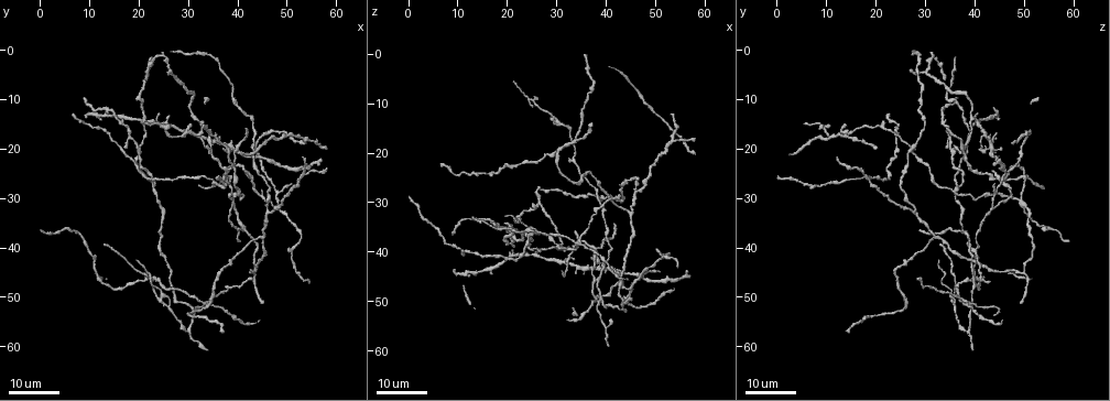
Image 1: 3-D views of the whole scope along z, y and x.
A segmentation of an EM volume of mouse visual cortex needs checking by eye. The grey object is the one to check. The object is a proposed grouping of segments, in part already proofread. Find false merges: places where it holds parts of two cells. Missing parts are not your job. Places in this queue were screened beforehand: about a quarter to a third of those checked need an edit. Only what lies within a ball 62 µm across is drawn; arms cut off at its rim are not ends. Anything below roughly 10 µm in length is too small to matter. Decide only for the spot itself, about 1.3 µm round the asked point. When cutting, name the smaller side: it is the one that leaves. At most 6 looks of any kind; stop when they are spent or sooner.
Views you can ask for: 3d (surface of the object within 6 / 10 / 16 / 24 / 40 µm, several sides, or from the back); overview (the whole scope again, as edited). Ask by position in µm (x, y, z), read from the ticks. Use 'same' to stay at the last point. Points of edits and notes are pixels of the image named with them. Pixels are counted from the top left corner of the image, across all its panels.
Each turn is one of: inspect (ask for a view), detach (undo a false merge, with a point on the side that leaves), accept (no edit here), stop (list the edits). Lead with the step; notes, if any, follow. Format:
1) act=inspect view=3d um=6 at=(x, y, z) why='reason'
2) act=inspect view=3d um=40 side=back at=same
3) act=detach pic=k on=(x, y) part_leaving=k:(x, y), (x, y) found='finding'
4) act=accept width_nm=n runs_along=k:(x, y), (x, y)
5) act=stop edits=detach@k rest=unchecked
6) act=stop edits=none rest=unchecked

act=inspect view=3d um=24 at=(21.0, 15.0, 38.5) why='arms part here'

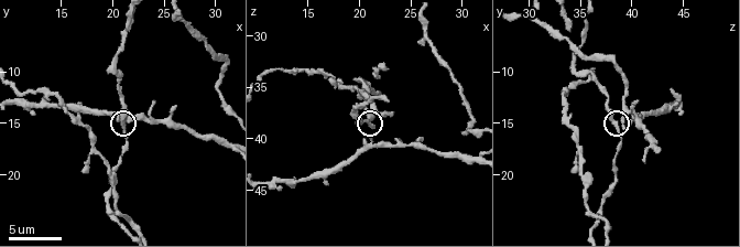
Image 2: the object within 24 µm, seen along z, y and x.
act=inspect view=3d um=6 at=(20.8, 15.6, 38.8) why='zoom in'

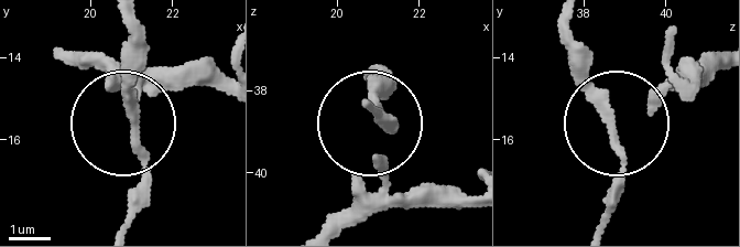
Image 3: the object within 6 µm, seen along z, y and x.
act=accept width_nm=170 runs_along=3:(378, 70), (378, 203) found='all the same cell'

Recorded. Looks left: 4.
act=inspect view=3d um=24 at=(37.5, 25.5, 49.5)

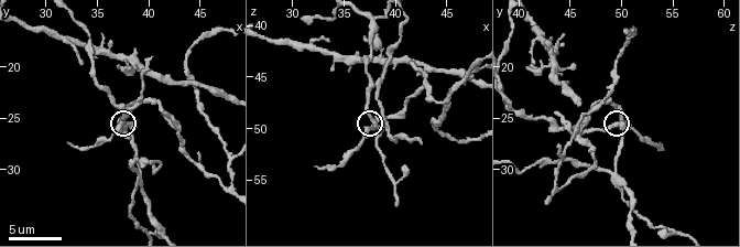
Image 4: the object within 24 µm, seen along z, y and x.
act=inspect view=3d um=6 at=(38.0, 25.8, 49.4)

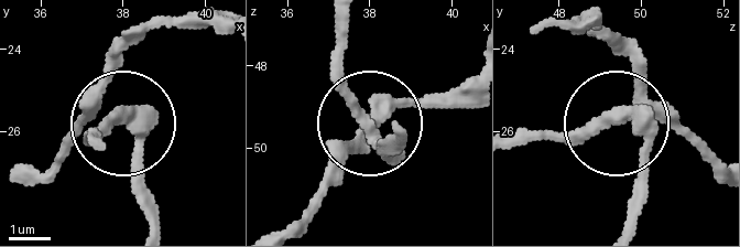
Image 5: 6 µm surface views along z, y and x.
act=accept side_arm_um=52 runs_along=5:(517, 141), (600, 130), (632, 99), (632, 50) found='all the same cell'

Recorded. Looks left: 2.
act=inspect view=3d um=16 at=(48.0, 31.5, 44.0) why='branch point'

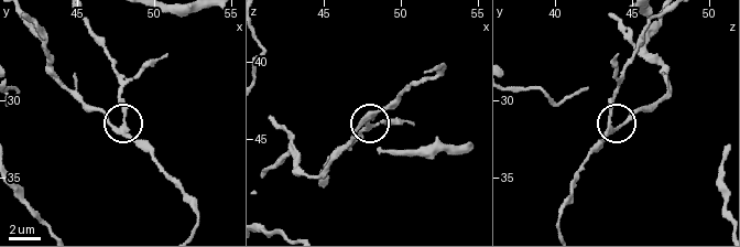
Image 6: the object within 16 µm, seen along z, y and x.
act=inspect view=3d um=10 at=(48.2, 31.8, 43.4) why='closer look'

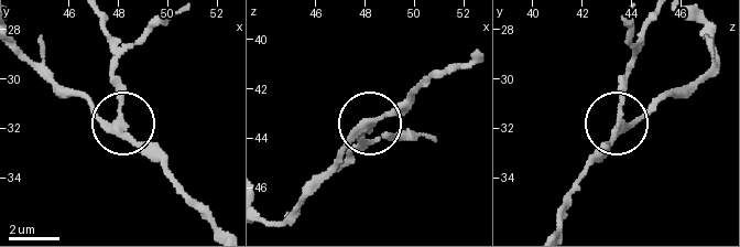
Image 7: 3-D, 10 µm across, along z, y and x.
act=accept arms=3 runs_along=7:(20, 49), (52, 81), (128, 131), (176, 180) found='continuous, no second cell'

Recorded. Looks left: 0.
act=stop edits=none rest=unchecked

